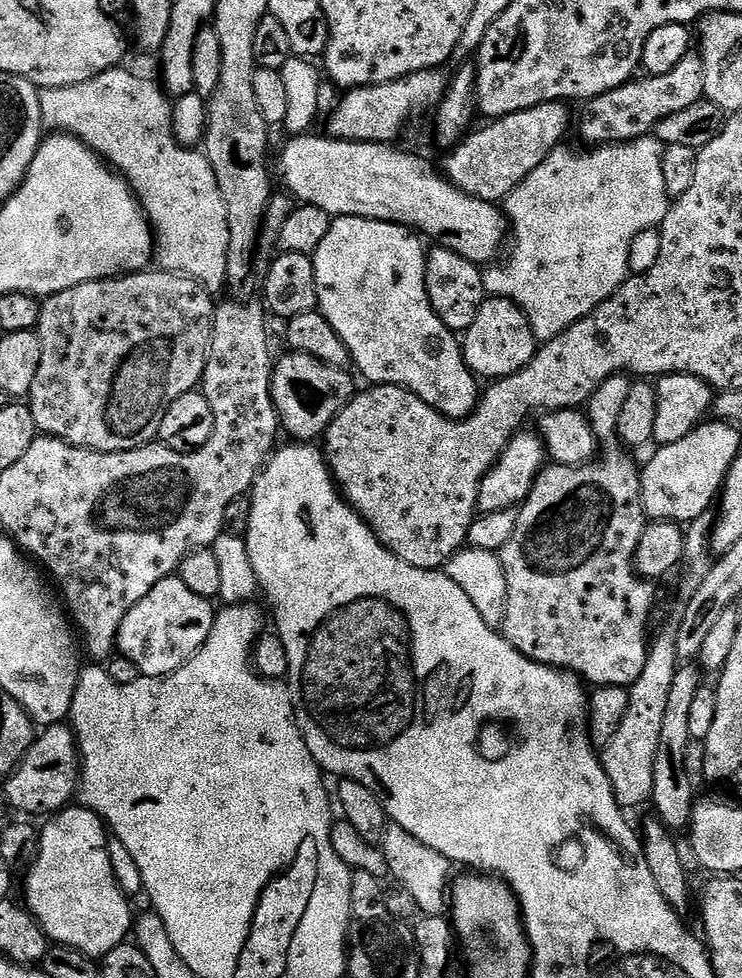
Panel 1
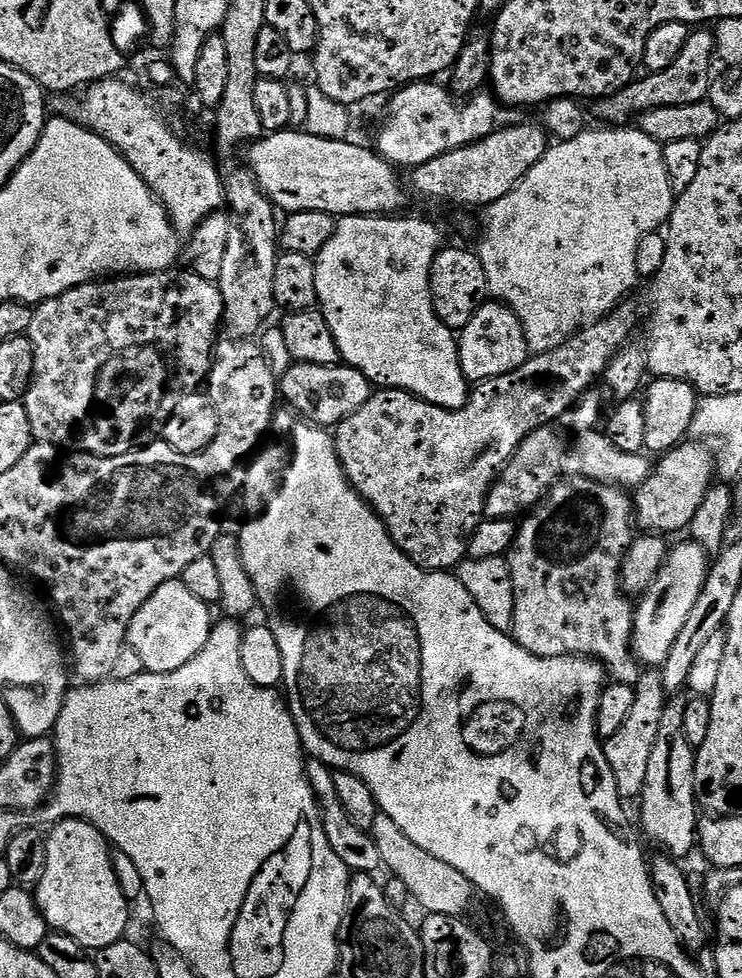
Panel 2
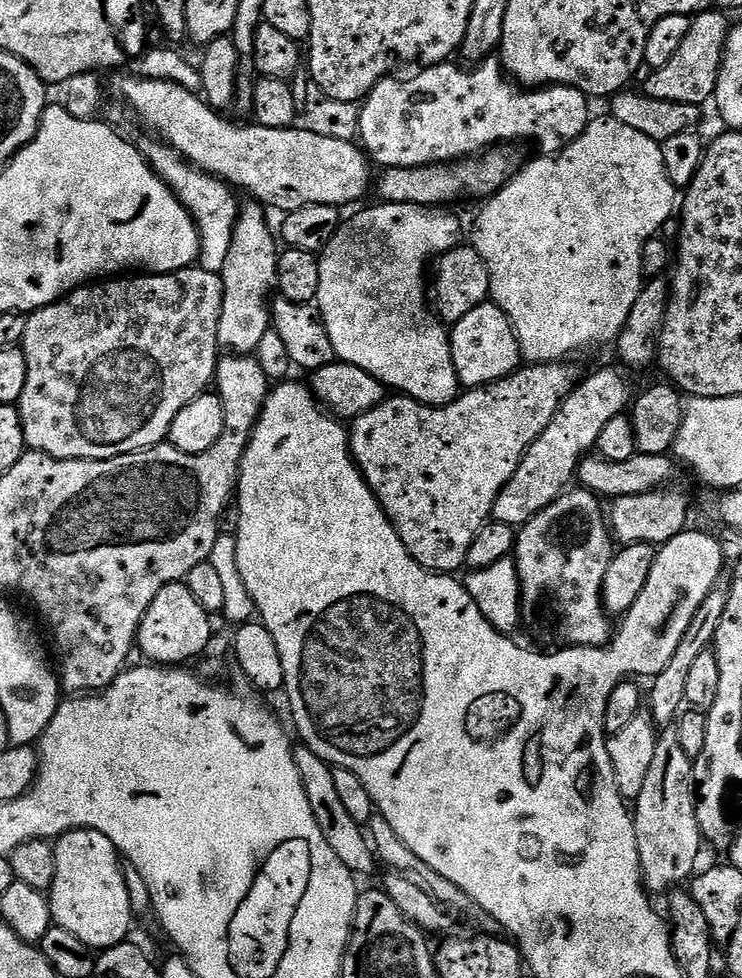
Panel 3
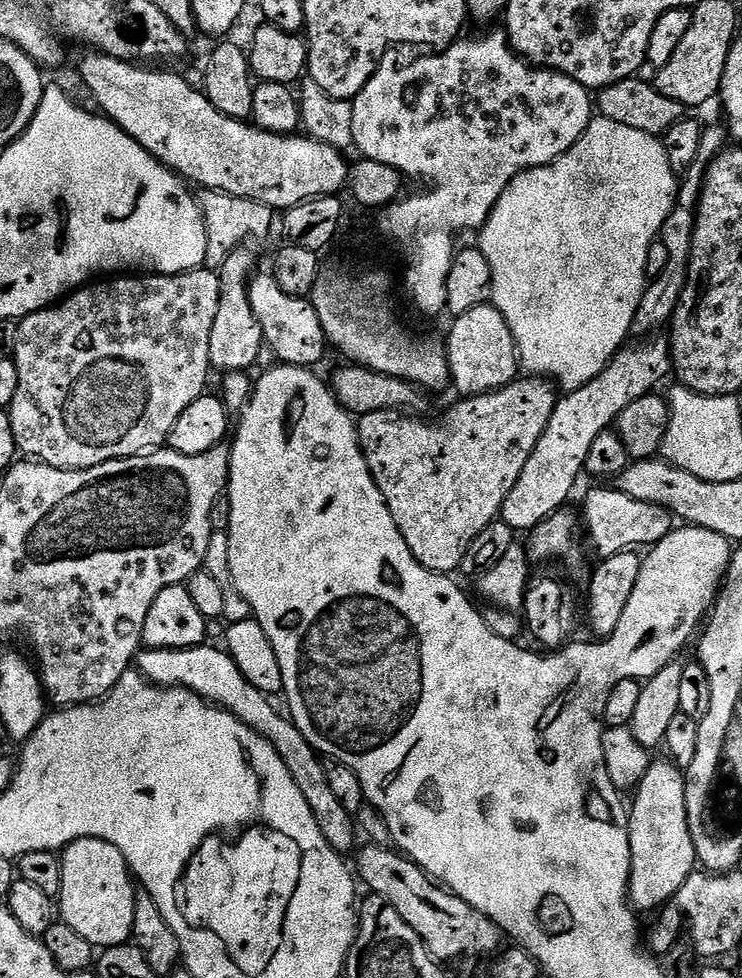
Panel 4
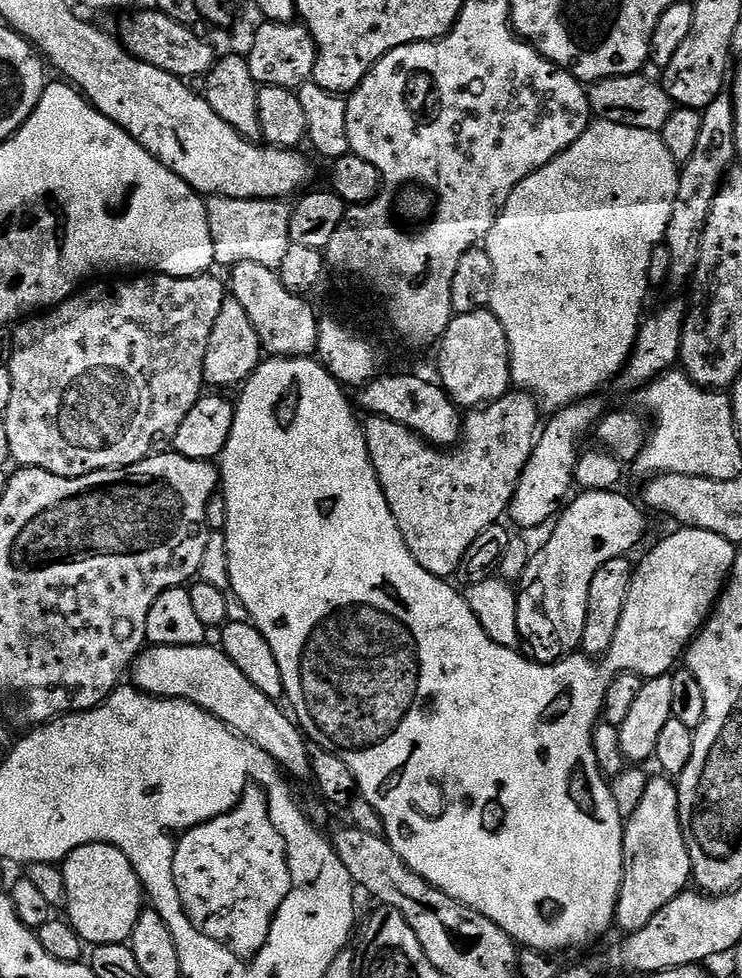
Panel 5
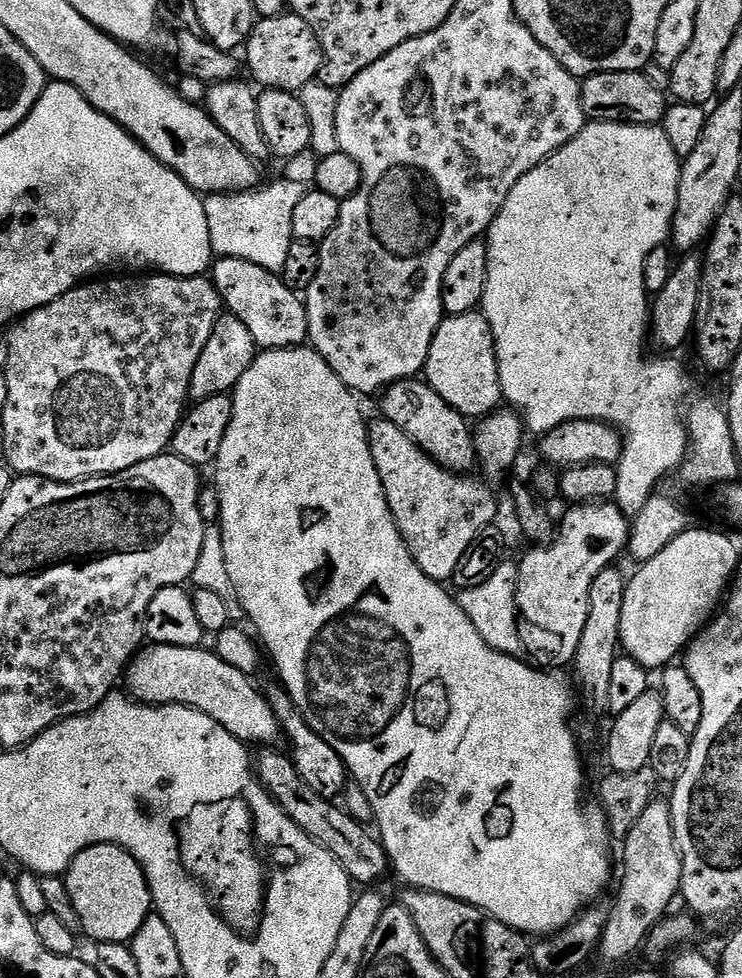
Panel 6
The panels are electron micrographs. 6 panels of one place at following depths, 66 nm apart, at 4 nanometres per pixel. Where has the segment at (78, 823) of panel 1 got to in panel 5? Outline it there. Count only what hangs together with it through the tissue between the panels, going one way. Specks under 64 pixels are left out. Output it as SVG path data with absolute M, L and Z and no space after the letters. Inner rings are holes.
M87 844L72 851L62 861L62 867L68 899L66 919L85 945L131 941L146 897L134 866L130 866L130 858L126 858L126 854L112 844Z

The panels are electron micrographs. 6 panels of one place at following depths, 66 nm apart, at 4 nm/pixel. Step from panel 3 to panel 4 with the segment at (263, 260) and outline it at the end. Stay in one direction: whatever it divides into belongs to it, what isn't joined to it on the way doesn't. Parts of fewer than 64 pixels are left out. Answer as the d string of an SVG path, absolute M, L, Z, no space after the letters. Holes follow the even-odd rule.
M247 247L234 249L226 258L224 265L218 269L220 277L220 297L218 298L218 314L214 317L214 326L210 329L210 362L213 369L220 374L249 371L248 367L260 356L260 348L265 347L262 326L258 326L258 318L254 318L254 310L250 310L248 282L254 275L256 260L247 252Z

